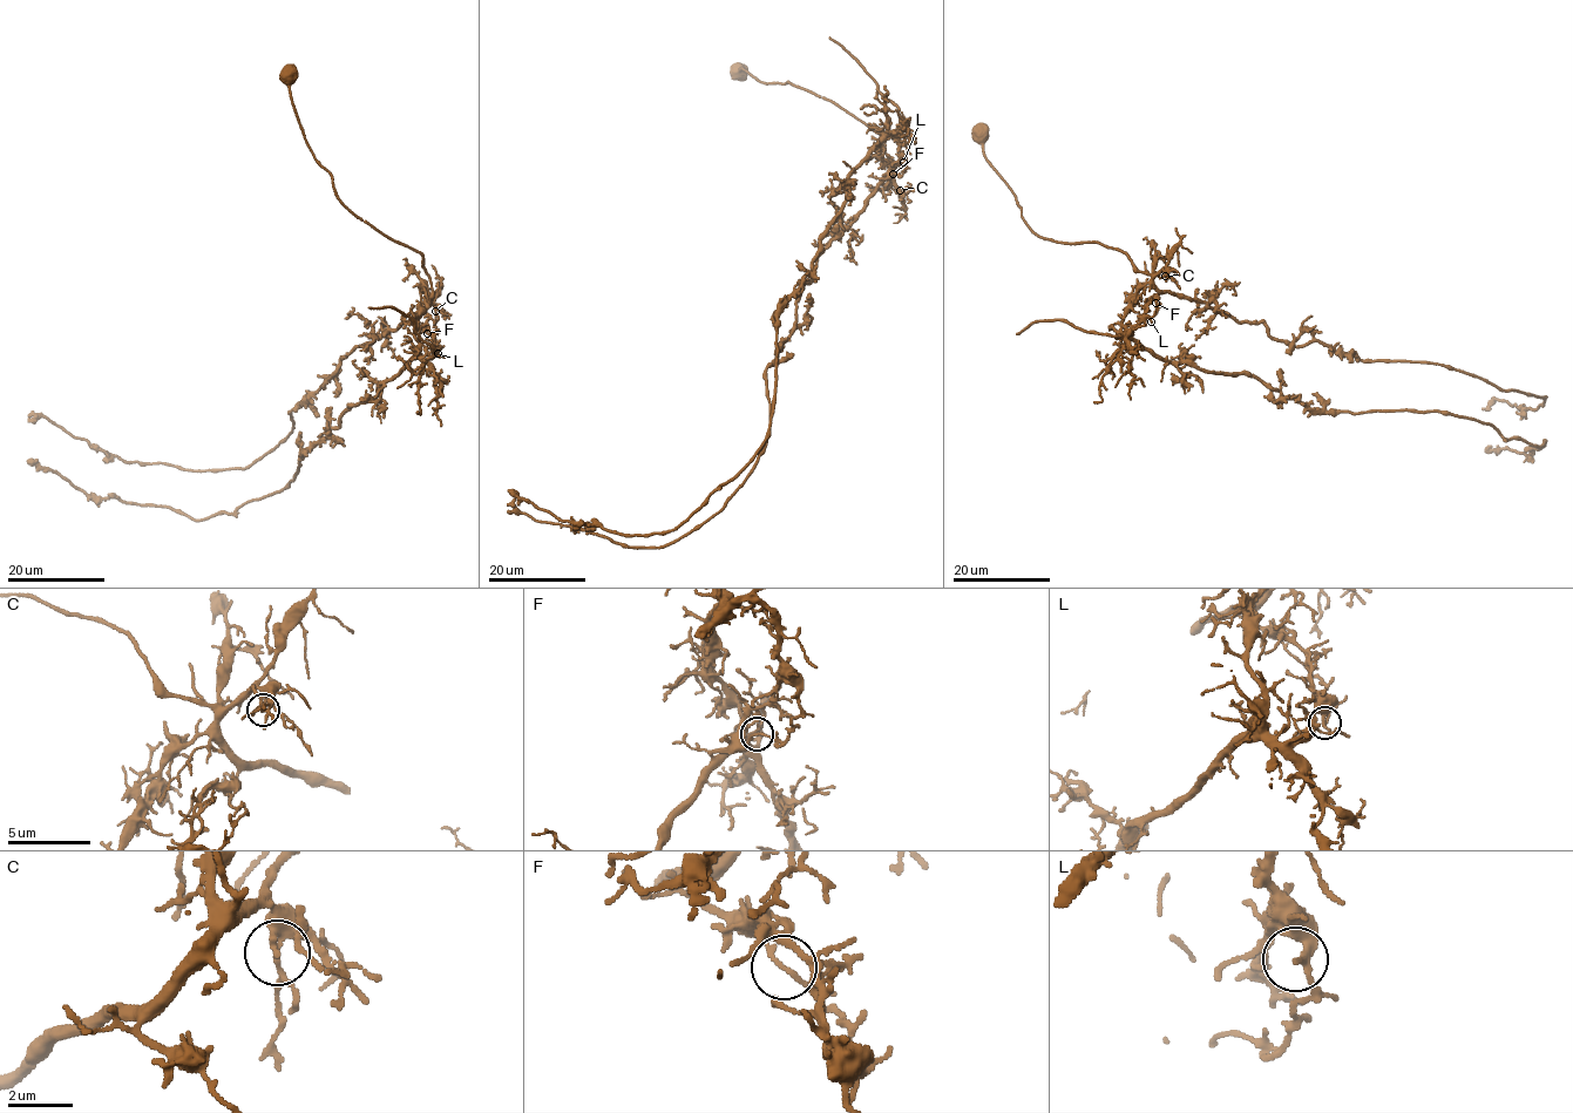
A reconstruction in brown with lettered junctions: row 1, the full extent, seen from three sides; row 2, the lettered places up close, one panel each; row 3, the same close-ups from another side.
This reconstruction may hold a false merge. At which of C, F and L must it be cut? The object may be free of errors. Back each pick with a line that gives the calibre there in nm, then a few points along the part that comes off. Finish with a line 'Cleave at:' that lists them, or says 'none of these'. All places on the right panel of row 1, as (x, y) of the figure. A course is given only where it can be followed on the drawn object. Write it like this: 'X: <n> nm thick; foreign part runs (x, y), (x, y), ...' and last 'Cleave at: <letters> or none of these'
F: 140 nm thick; foreign part runs (1155, 304), (1125, 332), (1172, 362), (1253, 374), (1309, 408), (1448, 412), (1545, 441), (1530, 457), (1485, 450)
Cleave at: F

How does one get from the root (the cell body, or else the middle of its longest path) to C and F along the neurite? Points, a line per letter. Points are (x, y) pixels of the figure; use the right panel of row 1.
C: (1140, 321), (1145, 304), (1158, 297), (1153, 279), (1163, 270), (1165, 276)
F: (1140, 321), (1154, 314), (1160, 306), (1155, 304)

